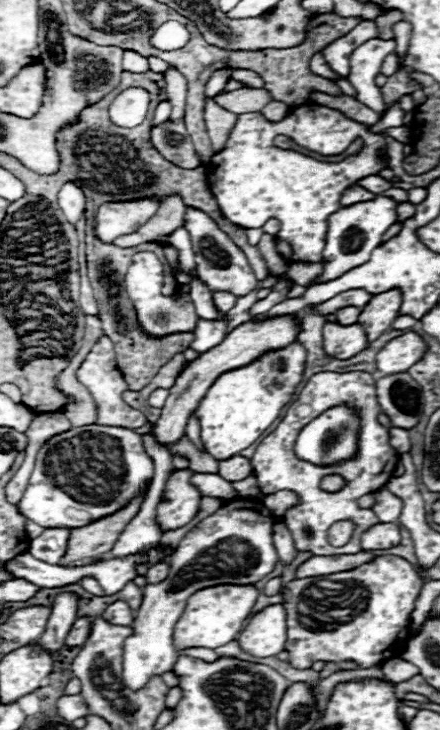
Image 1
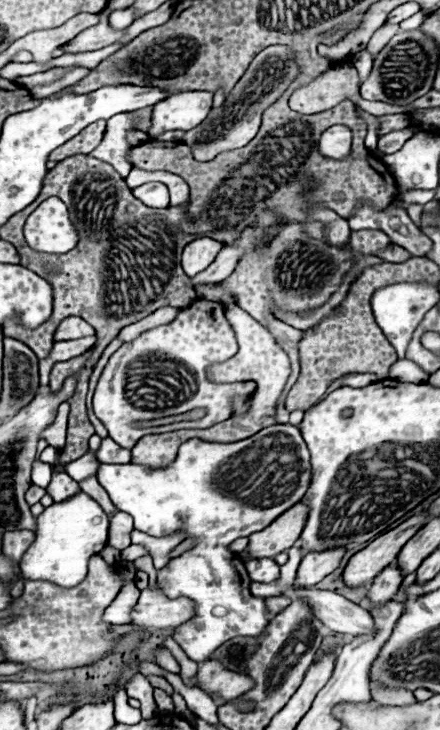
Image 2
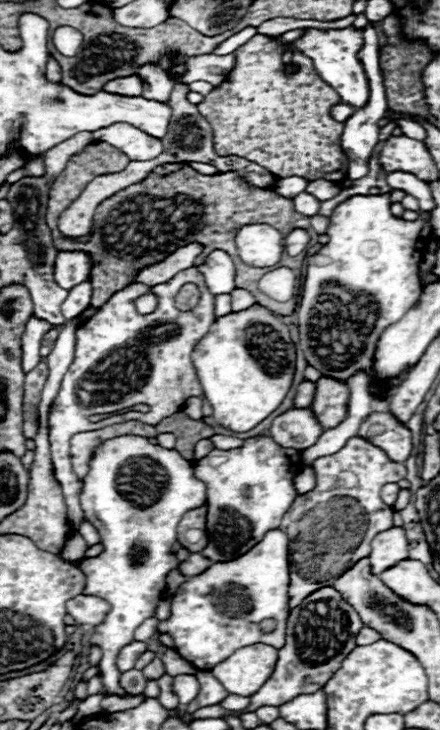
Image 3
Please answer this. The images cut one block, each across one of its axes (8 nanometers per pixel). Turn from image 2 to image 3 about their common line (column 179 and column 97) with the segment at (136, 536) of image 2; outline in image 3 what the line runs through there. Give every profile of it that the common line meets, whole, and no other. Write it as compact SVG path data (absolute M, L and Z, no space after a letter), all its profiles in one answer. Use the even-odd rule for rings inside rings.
M84 522L84 524L82 524L82 528L80 528L78 532L84 536L84 540L86 540L86 546L88 546L88 548L90 548L90 546L94 546L94 544L100 544L100 536L98 536L96 528L94 528L90 522Z

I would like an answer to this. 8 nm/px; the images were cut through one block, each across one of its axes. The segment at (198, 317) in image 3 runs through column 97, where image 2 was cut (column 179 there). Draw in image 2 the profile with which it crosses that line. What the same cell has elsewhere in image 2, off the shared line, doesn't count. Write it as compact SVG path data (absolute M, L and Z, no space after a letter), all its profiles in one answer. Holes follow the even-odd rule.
M198 298L190 306L182 308L174 322L144 332L136 340L122 344L112 354L94 392L94 412L108 428L110 438L126 450L132 450L134 444L146 434L164 432L156 428L206 430L232 416L234 396L250 396L256 390L256 382L214 384L206 378L208 364L228 360L236 352L238 352L236 336L232 334L230 324L224 320L222 304ZM194 408L204 408L206 416L200 420L178 424L144 428L136 426L138 422L150 422L174 414L184 414Z

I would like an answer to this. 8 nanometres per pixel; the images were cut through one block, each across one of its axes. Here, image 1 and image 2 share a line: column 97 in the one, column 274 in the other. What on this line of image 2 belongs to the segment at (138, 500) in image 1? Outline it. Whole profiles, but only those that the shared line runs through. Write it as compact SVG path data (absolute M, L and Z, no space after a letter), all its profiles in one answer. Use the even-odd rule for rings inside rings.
M302 502L278 516L268 528L262 532L254 532L248 542L248 552L252 558L274 558L280 552L294 546L294 542L300 538L300 532L306 524L308 506Z

